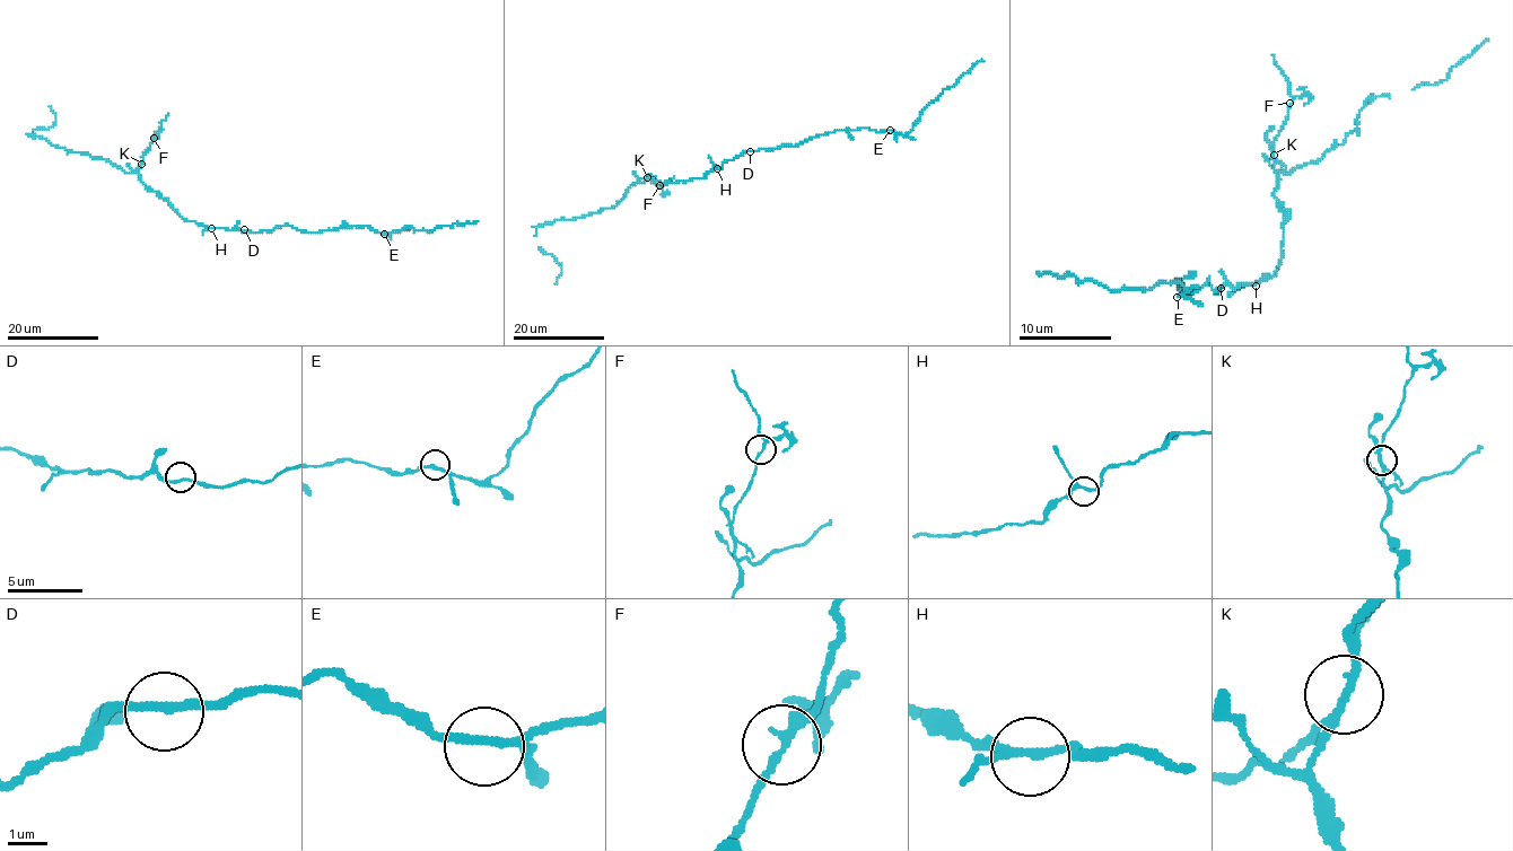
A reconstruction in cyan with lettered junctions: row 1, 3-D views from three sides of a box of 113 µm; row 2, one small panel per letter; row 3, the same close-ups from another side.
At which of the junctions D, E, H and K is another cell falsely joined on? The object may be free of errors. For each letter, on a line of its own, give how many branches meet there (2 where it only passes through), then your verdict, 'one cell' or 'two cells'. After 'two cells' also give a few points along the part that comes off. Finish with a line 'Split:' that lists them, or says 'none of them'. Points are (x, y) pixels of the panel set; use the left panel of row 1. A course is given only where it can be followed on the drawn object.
D: 2 branches meet; one cell
E: 2 branches meet; one cell
H: 3 branches meet; one cell
K: 3 branches meet; two cells; foreign part runs (141, 163), (167, 114)
Split: K

